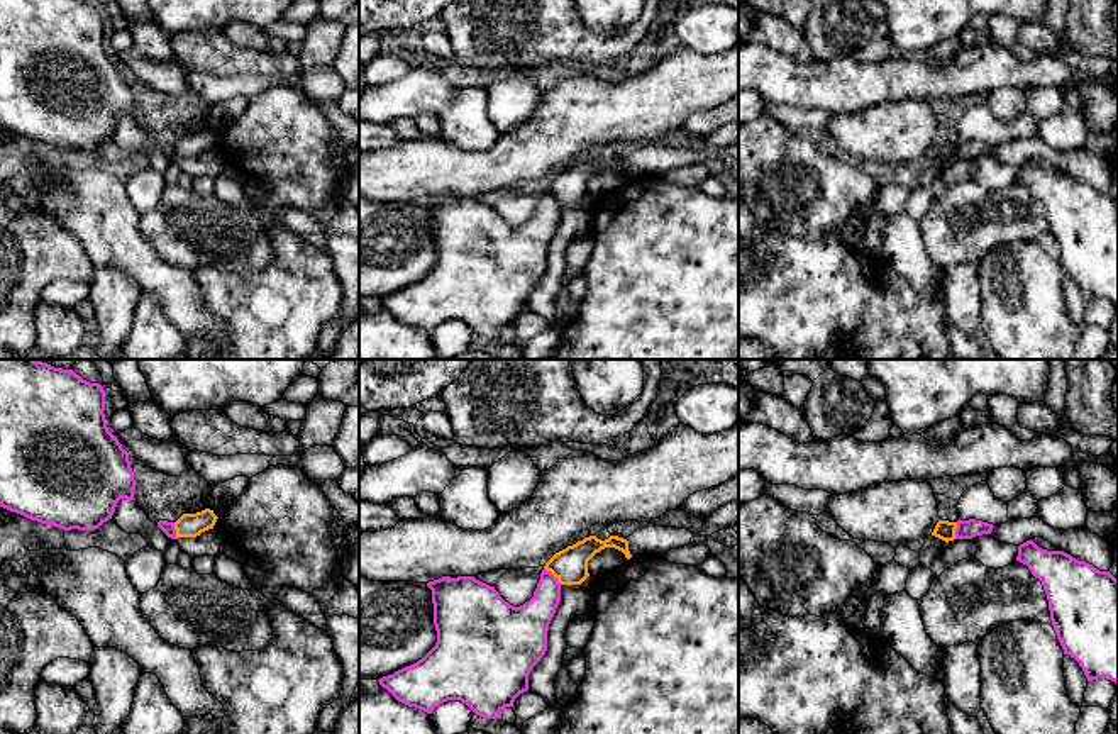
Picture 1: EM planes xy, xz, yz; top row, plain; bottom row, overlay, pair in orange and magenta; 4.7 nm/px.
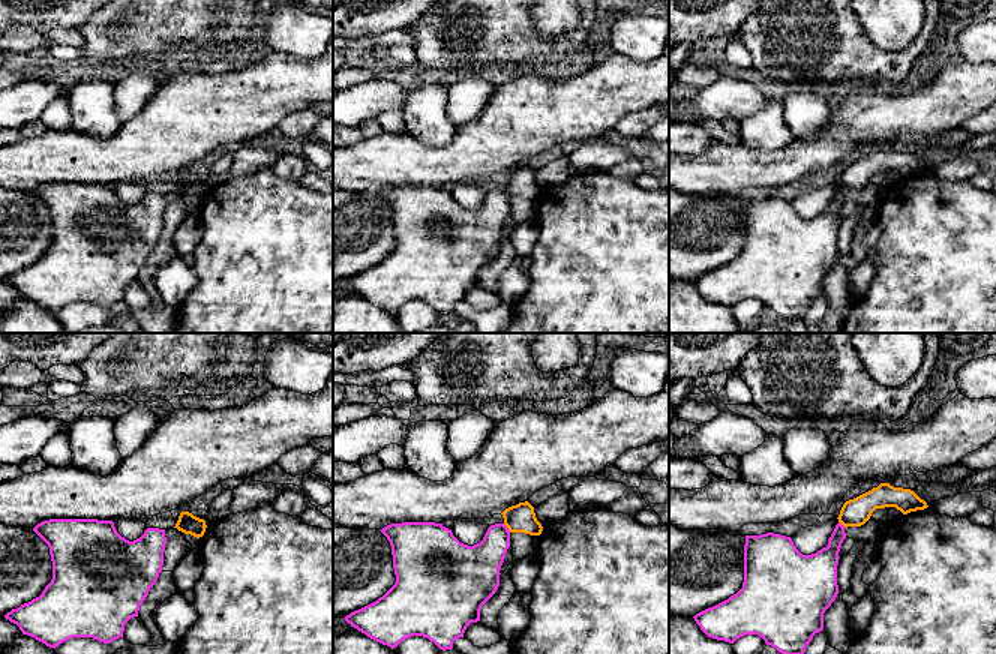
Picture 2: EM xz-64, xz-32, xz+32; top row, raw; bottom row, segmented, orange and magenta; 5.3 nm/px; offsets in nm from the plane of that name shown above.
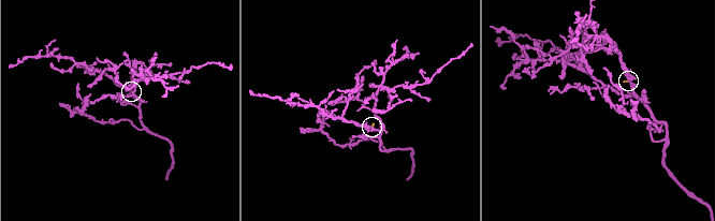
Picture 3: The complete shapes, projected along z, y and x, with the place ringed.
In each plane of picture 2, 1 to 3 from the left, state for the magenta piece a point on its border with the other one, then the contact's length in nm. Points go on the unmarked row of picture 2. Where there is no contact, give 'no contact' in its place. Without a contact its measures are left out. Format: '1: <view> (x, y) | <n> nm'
1: no contact
2: xz-32 (507, 191) | 60 nm
3: xz+32 (842, 188) | 50 nm

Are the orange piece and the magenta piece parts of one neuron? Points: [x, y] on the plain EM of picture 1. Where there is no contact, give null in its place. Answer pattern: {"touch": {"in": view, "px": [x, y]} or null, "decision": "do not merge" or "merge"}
{"touch": {"in": "xz", "px": [553, 194]}, "decision": "do not merge"}

